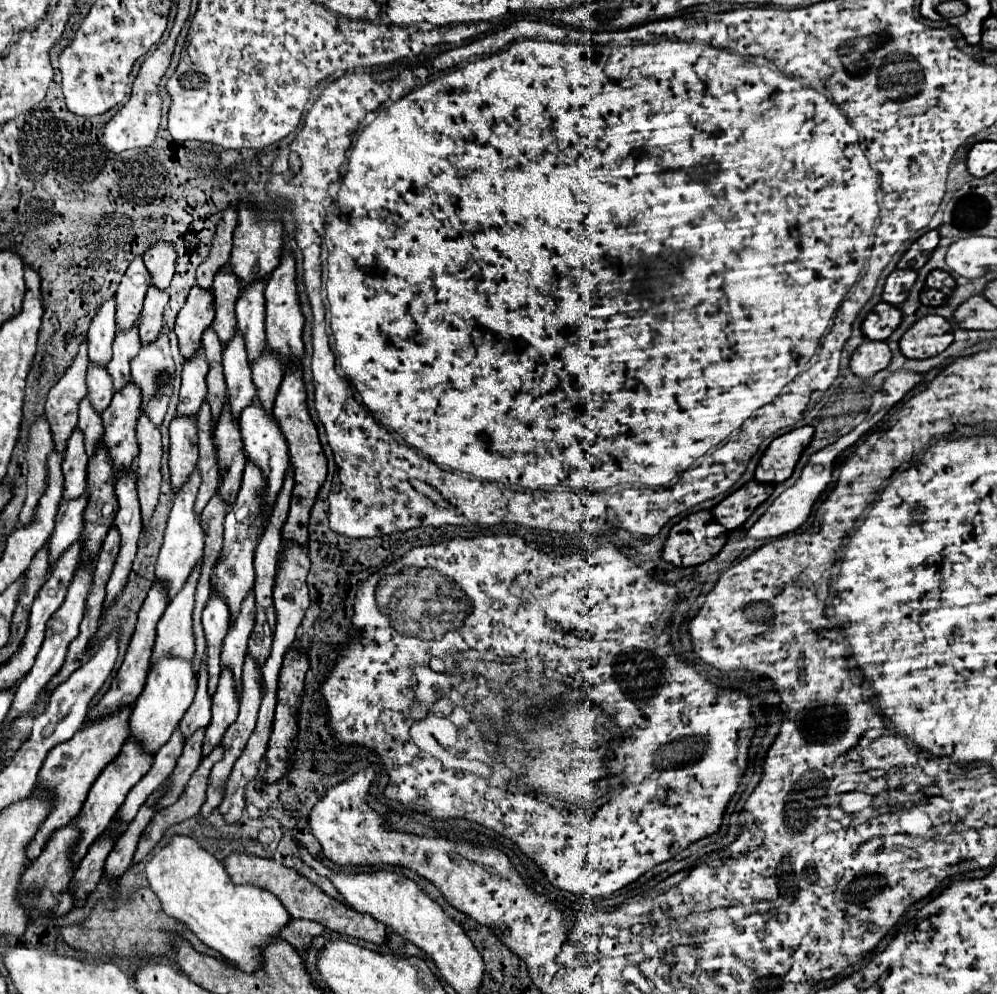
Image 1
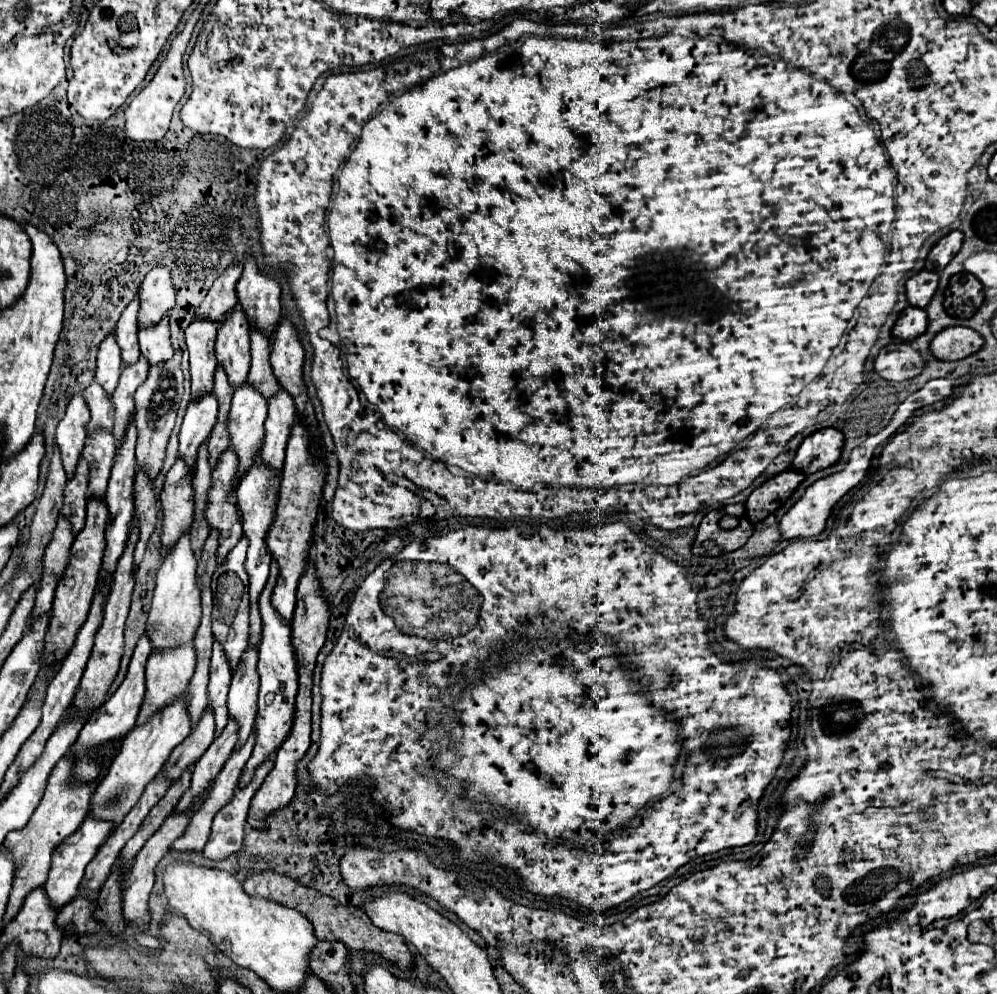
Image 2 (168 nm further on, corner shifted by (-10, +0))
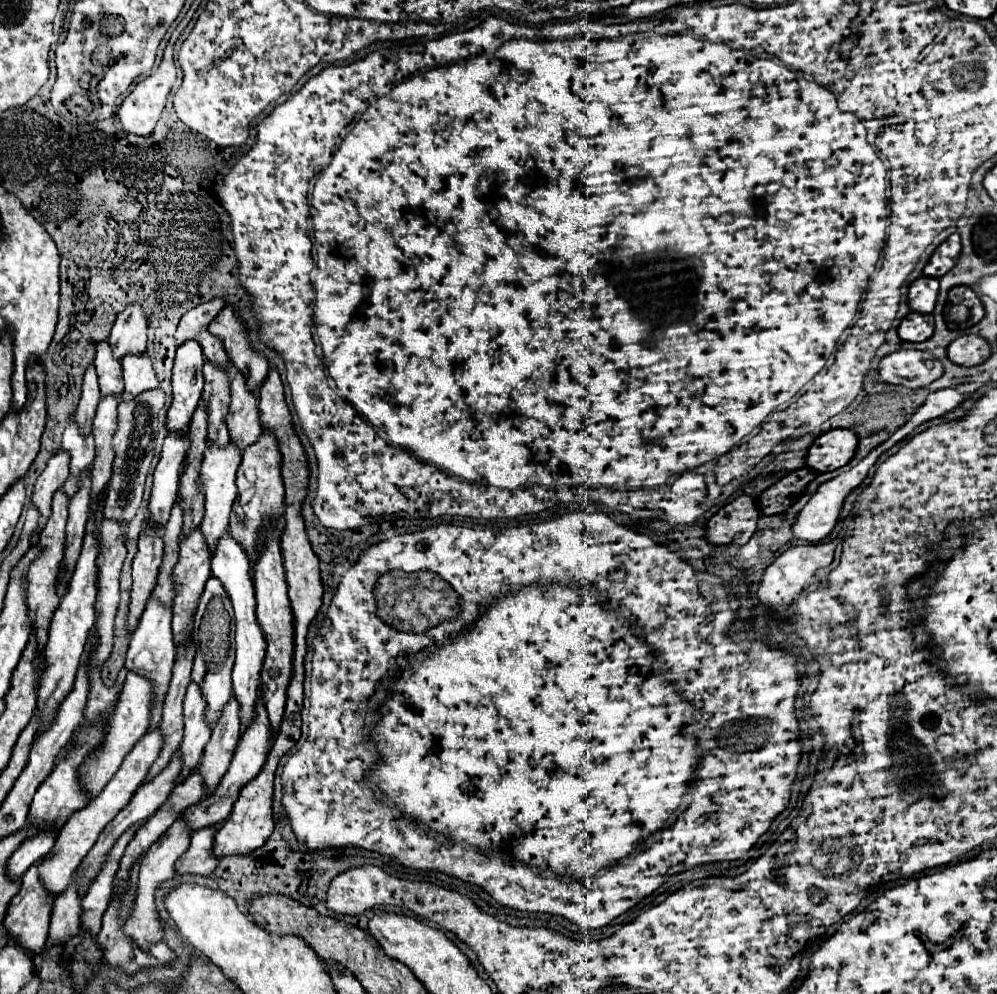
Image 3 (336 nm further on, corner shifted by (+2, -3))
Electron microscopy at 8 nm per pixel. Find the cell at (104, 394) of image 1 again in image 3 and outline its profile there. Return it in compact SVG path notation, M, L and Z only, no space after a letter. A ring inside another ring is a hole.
M70 416L70 422L68 422L68 426L64 430L64 438L62 438L62 448L68 450L72 456L72 460L70 460L72 476L64 484L64 490L70 496L74 494L74 490L78 490L78 472L84 468L90 468L92 460L94 460L94 436L92 434L84 436L78 430L80 430L80 426L76 424L74 416Z

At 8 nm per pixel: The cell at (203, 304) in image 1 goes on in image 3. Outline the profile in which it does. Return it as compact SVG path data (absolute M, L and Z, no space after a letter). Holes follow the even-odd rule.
M186 340L178 346L174 358L174 374L172 374L172 392L174 400L166 414L166 428L186 432L190 418L198 406L204 388L202 374L204 354L196 340Z

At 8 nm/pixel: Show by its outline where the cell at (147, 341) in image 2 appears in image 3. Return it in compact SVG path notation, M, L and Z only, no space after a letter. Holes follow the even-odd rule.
M146 352L144 354L126 354L122 358L122 368L124 368L124 382L126 382L122 400L132 400L140 392L152 390L160 384L154 372L152 360Z

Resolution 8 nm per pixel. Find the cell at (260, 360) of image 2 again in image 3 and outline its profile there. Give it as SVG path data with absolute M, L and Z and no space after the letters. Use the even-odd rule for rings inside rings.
M236 372L232 378L232 404L230 418L226 418L230 438L238 440L238 446L248 446L262 432L260 408L256 394L248 388L242 372Z

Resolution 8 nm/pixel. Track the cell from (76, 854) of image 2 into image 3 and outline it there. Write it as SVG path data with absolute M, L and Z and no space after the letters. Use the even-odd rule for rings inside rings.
M44 858L36 860L26 870L26 874L22 876L22 894L18 894L18 898L14 898L14 902L10 902L10 914L6 914L6 928L10 930L10 938L18 938L24 946L30 946L30 950L34 950L34 954L42 952L42 948L48 940L50 916L52 916L52 908L54 908L54 900L56 900L56 896L50 894L38 878L38 866L42 862L44 862Z

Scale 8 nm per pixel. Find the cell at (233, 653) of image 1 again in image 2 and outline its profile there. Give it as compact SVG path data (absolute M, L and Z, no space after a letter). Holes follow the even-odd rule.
M248 647L242 655L238 669L232 675L232 685L228 693L228 713L238 723L236 749L242 747L242 743L246 743L256 719L256 703L260 687L256 663L258 663L258 651Z

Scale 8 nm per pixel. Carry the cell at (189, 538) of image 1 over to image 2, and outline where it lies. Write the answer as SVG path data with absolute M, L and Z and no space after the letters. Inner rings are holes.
M182 535L180 541L174 545L174 549L166 555L162 567L158 569L156 577L156 589L152 607L148 613L146 623L146 635L152 643L154 651L164 651L164 647L178 647L178 643L192 641L196 627L200 623L200 589L196 583L196 557L190 547L190 535Z

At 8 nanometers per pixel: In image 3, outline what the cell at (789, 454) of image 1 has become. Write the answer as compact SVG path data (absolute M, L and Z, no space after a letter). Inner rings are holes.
M834 428L820 434L806 452L806 466L816 472L830 472L850 462L858 444L852 430Z

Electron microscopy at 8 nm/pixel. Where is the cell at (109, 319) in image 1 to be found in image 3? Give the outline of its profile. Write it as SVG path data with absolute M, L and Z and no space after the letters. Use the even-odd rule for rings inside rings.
M90 364L86 374L84 374L84 384L82 384L82 398L76 408L76 422L82 430L82 434L88 434L92 430L92 418L96 414L96 406L100 402L100 388L98 388L98 374L96 368Z

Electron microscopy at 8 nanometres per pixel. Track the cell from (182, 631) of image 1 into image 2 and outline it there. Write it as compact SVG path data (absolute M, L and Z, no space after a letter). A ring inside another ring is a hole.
M186 643L174 649L156 651L148 657L146 663L146 697L140 707L136 723L142 723L150 711L158 711L174 699L174 695L182 695L186 691L190 677L194 673L196 651L194 643Z

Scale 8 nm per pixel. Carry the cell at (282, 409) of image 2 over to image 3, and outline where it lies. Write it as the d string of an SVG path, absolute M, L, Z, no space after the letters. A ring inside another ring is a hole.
M264 430L260 438L250 444L244 450L242 466L238 470L236 486L238 486L238 498L234 500L232 512L230 512L230 534L248 550L250 560L254 562L256 552L256 540L258 532L264 526L268 518L282 516L282 504L284 504L284 486L282 486L282 454L278 454L278 440L270 430Z

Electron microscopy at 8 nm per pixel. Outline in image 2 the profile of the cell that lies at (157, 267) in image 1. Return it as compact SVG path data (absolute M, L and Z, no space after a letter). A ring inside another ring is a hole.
M154 267L138 293L140 299L140 311L138 311L138 329L152 327L174 307L174 287L170 281L170 269L168 267Z

